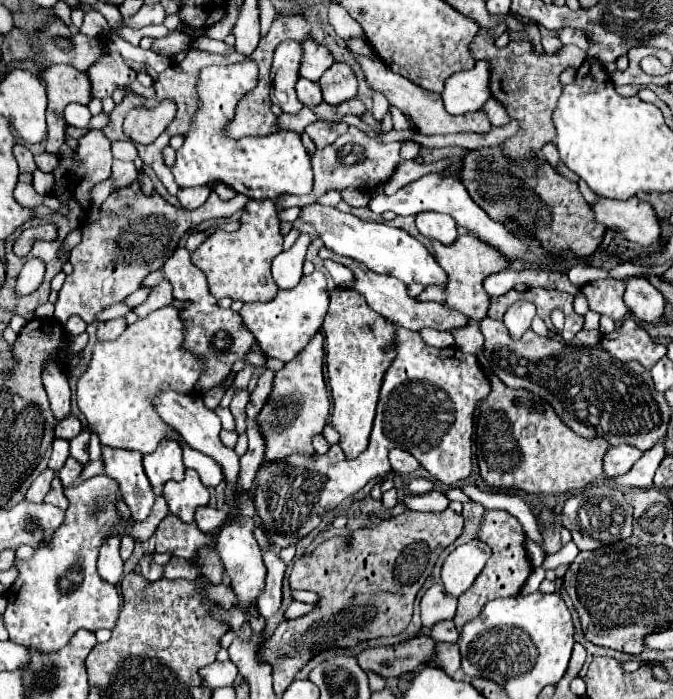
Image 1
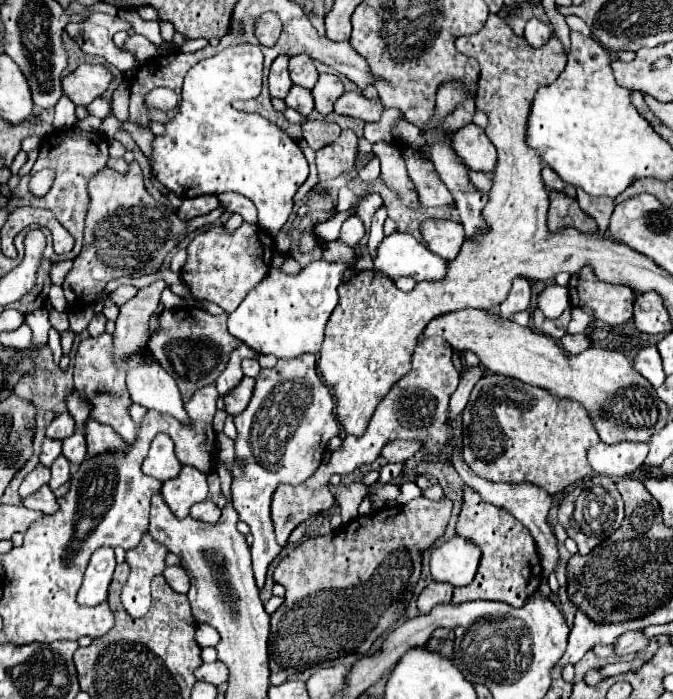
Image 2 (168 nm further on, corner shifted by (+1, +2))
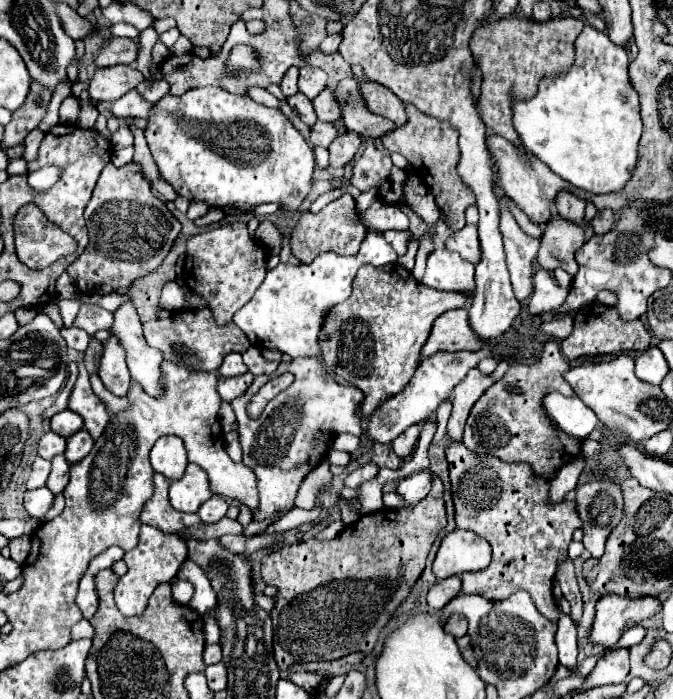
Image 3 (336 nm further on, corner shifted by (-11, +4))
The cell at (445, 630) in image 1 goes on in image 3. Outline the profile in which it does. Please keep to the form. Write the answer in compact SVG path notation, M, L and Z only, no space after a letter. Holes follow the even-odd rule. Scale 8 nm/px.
M452 614L445 624L444 629L446 632L455 636L455 638L460 638L467 634L468 622L464 617L460 616L460 614Z

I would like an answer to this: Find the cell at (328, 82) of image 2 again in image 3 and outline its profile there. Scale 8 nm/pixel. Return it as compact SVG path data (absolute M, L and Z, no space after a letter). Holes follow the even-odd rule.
M324 90L320 92L314 100L314 112L318 116L318 120L322 122L336 122L340 118L340 106L336 104L336 100L332 100L332 90Z

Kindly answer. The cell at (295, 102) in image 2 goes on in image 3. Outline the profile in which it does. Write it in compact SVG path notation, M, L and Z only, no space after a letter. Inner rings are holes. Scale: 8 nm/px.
M294 94L292 98L288 98L288 104L298 112L298 116L300 116L300 120L304 122L304 124L308 124L308 126L312 126L314 122L316 122L316 114L312 112L312 102L310 100L306 100L306 96L304 94Z

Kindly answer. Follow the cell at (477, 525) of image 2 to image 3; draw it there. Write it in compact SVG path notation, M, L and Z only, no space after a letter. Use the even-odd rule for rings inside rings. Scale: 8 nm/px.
M454 440L446 446L446 460L456 526L480 534L492 546L492 562L488 568L460 576L462 592L502 600L516 590L528 590L540 614L556 624L558 608L552 594L552 580L558 564L566 560L572 534L582 528L576 504L568 500L552 504L548 500L550 482L534 474L526 462L508 464L496 456L480 456Z

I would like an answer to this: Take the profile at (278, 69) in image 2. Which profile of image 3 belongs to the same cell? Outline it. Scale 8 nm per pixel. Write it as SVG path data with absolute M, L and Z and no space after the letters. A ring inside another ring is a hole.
M292 66L292 68L288 68L288 72L284 74L284 78L282 78L282 84L280 84L280 88L282 88L282 94L288 98L288 96L294 96L296 92L298 92L298 86L296 86L296 82L298 82L298 68L296 66Z

